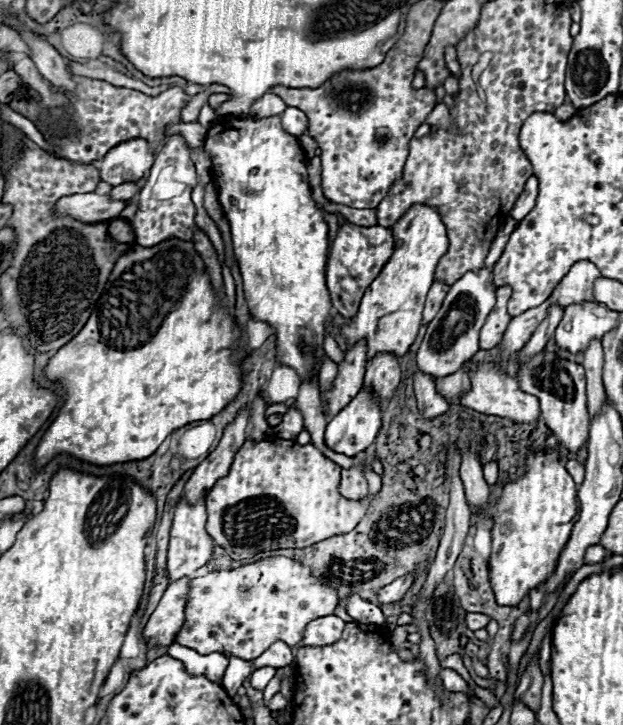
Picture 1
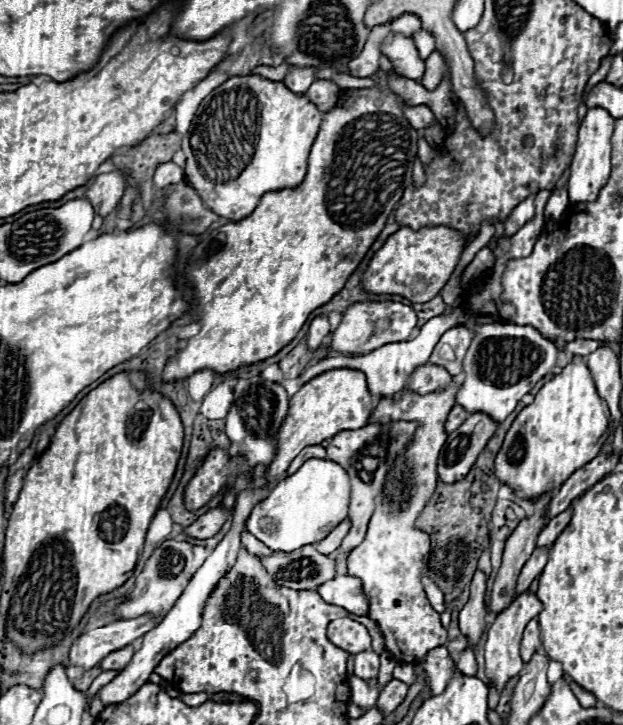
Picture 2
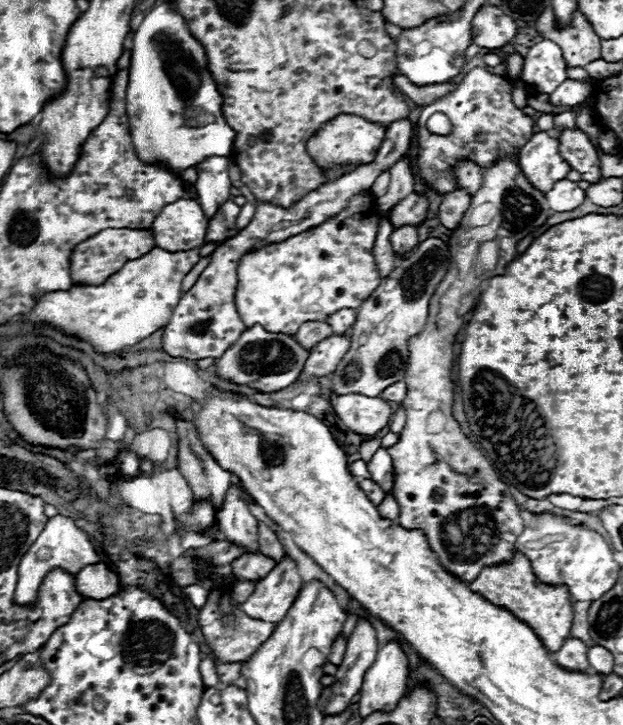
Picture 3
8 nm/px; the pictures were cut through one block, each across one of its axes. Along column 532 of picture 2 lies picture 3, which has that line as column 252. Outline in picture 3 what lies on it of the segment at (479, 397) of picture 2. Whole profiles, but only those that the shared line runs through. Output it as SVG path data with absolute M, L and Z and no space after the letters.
M254 326L244 330L238 342L230 346L222 358L216 360L214 368L222 378L228 378L236 384L250 384L260 392L278 392L298 380L298 376L304 372L304 364L310 352L312 350L306 350L304 346L300 346L294 340L294 336L272 334L260 326Z

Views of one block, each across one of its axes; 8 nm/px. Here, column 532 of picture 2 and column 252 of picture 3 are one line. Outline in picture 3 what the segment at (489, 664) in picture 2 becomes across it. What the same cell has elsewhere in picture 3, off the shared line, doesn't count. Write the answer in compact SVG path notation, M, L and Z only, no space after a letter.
M284 556L276 568L260 580L254 594L240 606L250 618L260 618L264 622L280 622L284 614L290 610L302 586L302 578L298 574L298 564Z

